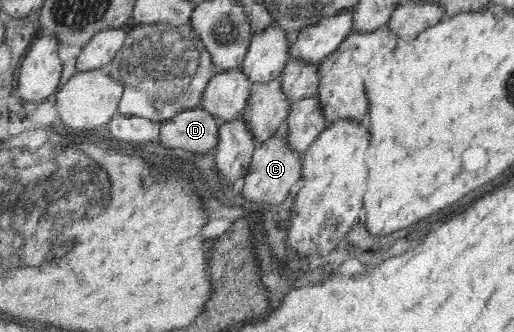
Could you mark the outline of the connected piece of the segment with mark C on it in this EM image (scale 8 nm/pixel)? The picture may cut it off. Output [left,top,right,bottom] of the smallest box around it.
[241,129,304,212]

